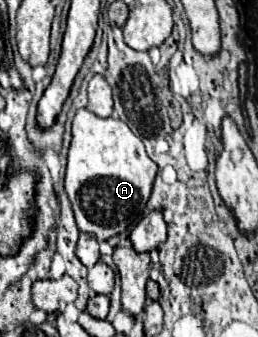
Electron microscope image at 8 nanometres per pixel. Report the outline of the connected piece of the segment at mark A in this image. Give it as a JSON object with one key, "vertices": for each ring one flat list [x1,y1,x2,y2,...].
{"vertices":[[87,108,73,118,73,140,67,156,65,190,73,204,81,232,93,234,99,242,139,222,151,194,157,164,147,156,143,142,119,118,99,118]]}

